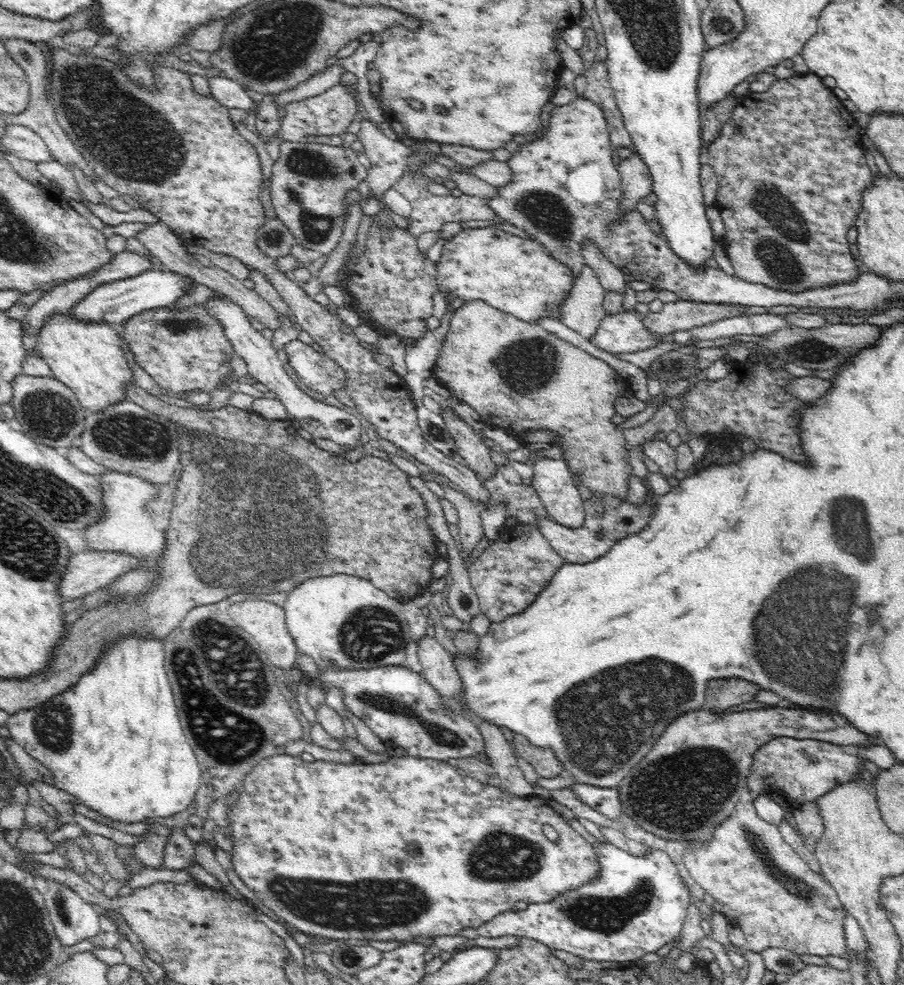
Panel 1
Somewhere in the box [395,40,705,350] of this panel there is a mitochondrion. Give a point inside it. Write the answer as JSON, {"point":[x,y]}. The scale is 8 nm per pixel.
{"point":[545,211]}

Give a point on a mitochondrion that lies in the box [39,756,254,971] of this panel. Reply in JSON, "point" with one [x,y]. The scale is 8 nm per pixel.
{"point":[54,903]}

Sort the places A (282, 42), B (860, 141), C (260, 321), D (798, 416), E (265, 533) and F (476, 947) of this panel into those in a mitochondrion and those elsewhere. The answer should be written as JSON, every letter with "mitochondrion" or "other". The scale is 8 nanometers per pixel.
{"A":"mitochondrion","B":"other","C":"other","D":"other","E":"mitochondrion","F":"other"}

